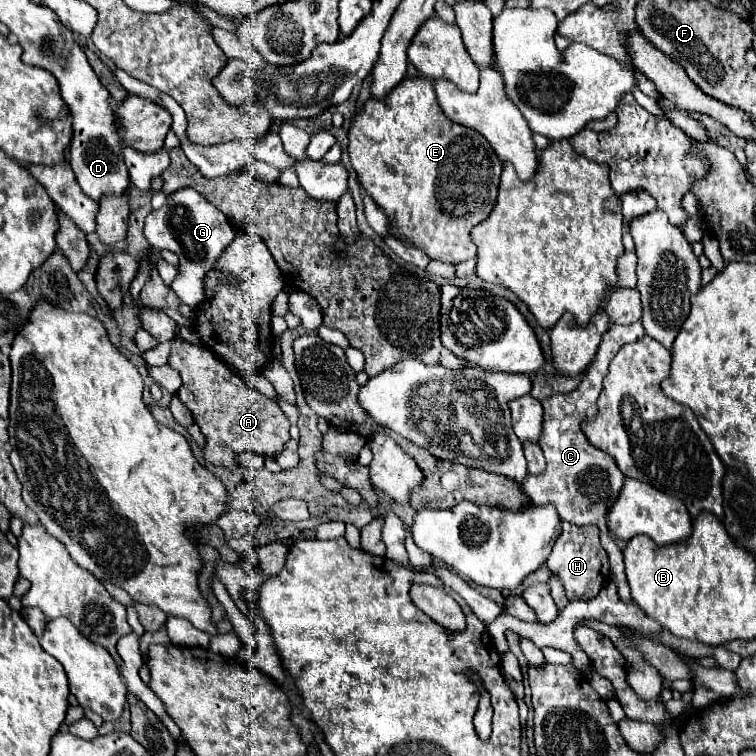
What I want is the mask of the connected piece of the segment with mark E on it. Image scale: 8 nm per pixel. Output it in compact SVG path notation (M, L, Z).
M403 78L383 100L369 98L349 128L349 158L359 176L361 188L391 220L389 234L401 242L423 250L431 260L459 264L477 256L471 242L471 228L489 218L499 192L503 164L489 142L461 124L449 120L437 104L437 94L429 78Z

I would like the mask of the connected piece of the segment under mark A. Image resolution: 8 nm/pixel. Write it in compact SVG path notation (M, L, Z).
M175 342L175 346L171 348L171 356L169 356L167 364L181 374L183 384L177 390L177 398L189 408L189 412L195 418L195 424L201 428L201 432L207 438L207 444L203 448L203 456L207 462L211 462L213 466L237 468L239 466L237 458L245 452L257 452L265 458L275 458L275 454L279 454L285 448L285 444L289 440L289 420L285 418L285 414L281 412L277 402L263 396L261 392L257 392L239 374L233 374L225 366L225 362L217 360L209 350L201 350L189 342Z

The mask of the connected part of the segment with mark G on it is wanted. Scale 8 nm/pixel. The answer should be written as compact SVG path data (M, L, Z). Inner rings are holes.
M181 188L167 196L167 204L159 210L153 210L145 218L145 238L153 250L171 250L179 256L179 276L171 284L179 300L191 308L197 308L203 300L201 282L205 272L215 268L217 258L223 254L225 246L233 240L231 222L217 208L213 208L197 190Z

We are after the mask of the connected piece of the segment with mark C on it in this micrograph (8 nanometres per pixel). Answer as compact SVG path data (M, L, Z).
M635 322L629 326L615 326L613 324L603 334L597 356L591 362L591 366L587 368L587 376L581 380L581 384L565 396L551 396L551 398L541 400L541 404L545 408L545 420L543 420L543 434L541 434L539 446L545 454L547 470L537 478L527 476L521 482L523 492L529 496L529 500L533 504L539 504L539 506L541 504L553 504L557 508L561 520L567 520L569 524L575 524L575 526L595 524L599 528L601 544L605 546L605 550L609 554L611 580L617 584L619 596L623 602L631 602L631 596L629 596L629 586L627 586L625 572L623 572L623 554L615 546L613 538L609 536L607 512L609 512L609 506L613 506L613 502L617 500L617 494L621 492L625 476L615 466L617 462L613 462L613 458L609 458L609 454L605 454L603 450L597 450L585 438L585 432L581 430L581 422L585 422L585 418L597 416L597 398L601 394L603 378L609 372L609 362L613 360L617 350L623 344L641 340L643 336L645 336L645 328L641 326L641 322Z

